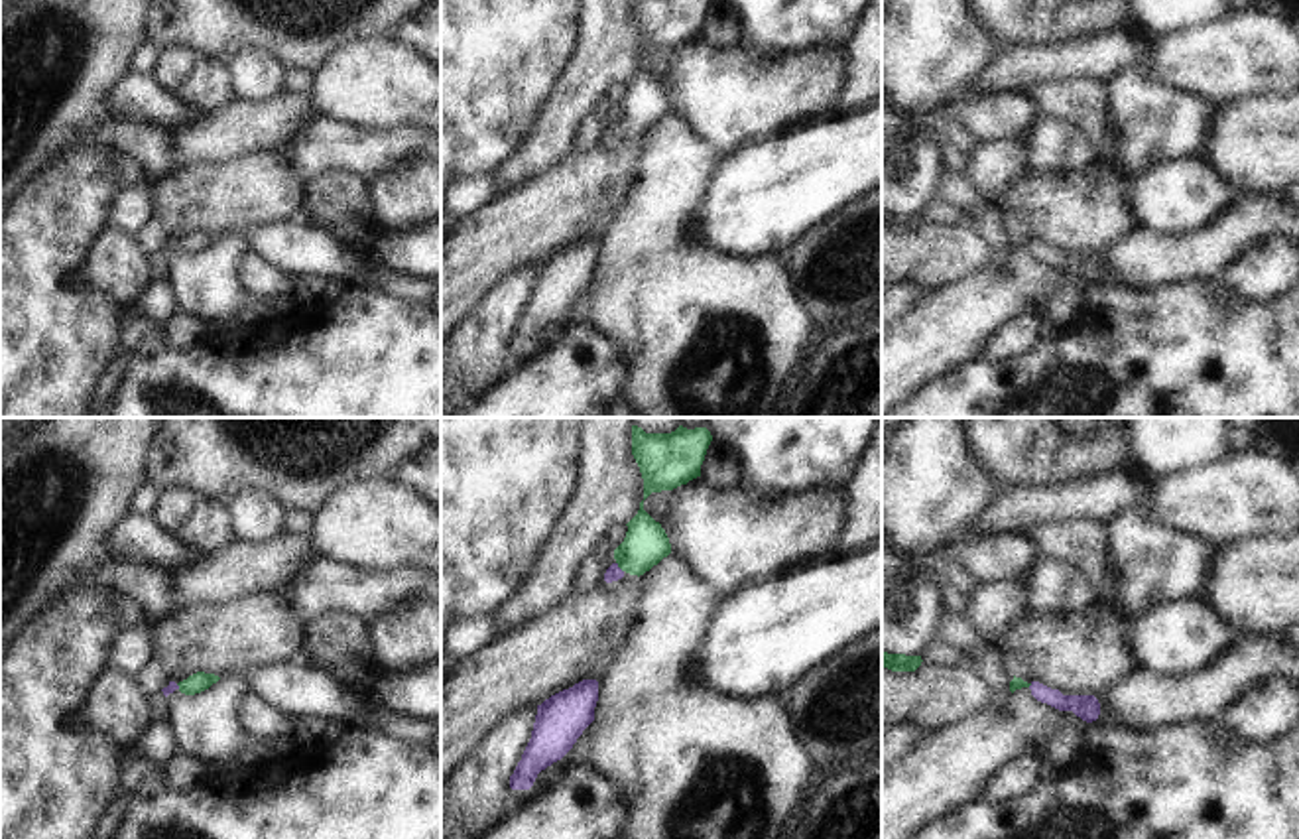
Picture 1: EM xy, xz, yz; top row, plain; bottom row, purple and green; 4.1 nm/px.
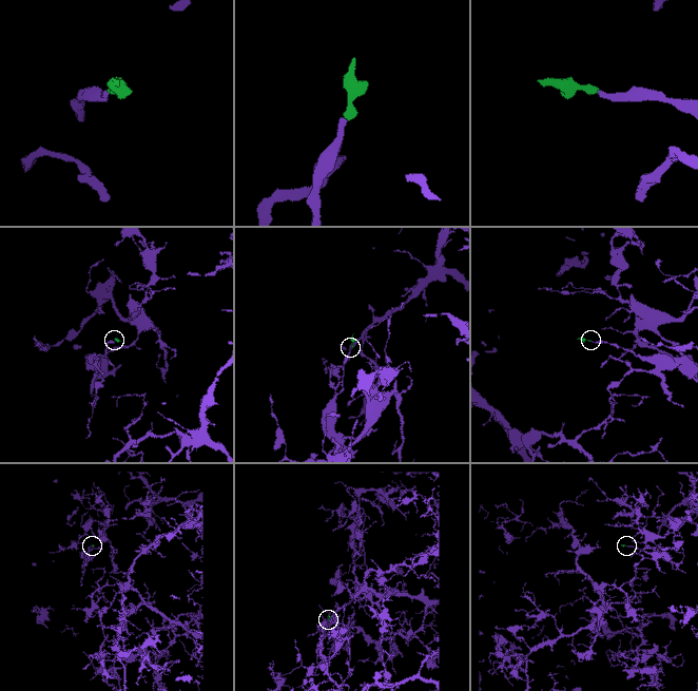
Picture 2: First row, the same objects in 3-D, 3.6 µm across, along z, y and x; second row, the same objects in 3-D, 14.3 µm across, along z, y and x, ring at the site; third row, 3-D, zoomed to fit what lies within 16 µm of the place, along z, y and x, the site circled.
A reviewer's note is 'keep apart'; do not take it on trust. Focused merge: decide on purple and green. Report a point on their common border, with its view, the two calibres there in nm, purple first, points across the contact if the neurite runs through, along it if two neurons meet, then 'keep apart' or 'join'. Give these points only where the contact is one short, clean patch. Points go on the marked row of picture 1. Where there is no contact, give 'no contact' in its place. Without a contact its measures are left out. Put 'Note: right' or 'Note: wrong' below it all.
meets purple in xz at (618, 568); 60 nm thick on the purple side, 180 nm on the other; runs through xz (613, 574), (618, 568), (646, 544); join
Note: wrong

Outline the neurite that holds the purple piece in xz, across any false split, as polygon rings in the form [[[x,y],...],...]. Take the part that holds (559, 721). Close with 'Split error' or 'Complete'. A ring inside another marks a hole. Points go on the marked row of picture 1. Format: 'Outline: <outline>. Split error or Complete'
Outline: [[[583,679],[537,705],[531,739],[510,776],[512,790],[529,790],[541,770],[573,748],[594,721],[596,701],[598,681]]]. Complete

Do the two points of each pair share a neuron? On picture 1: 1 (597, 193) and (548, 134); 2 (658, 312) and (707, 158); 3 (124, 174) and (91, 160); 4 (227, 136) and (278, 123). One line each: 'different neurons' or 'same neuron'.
1: different neurons
2: same neuron
3: different neurons
4: same neuron

